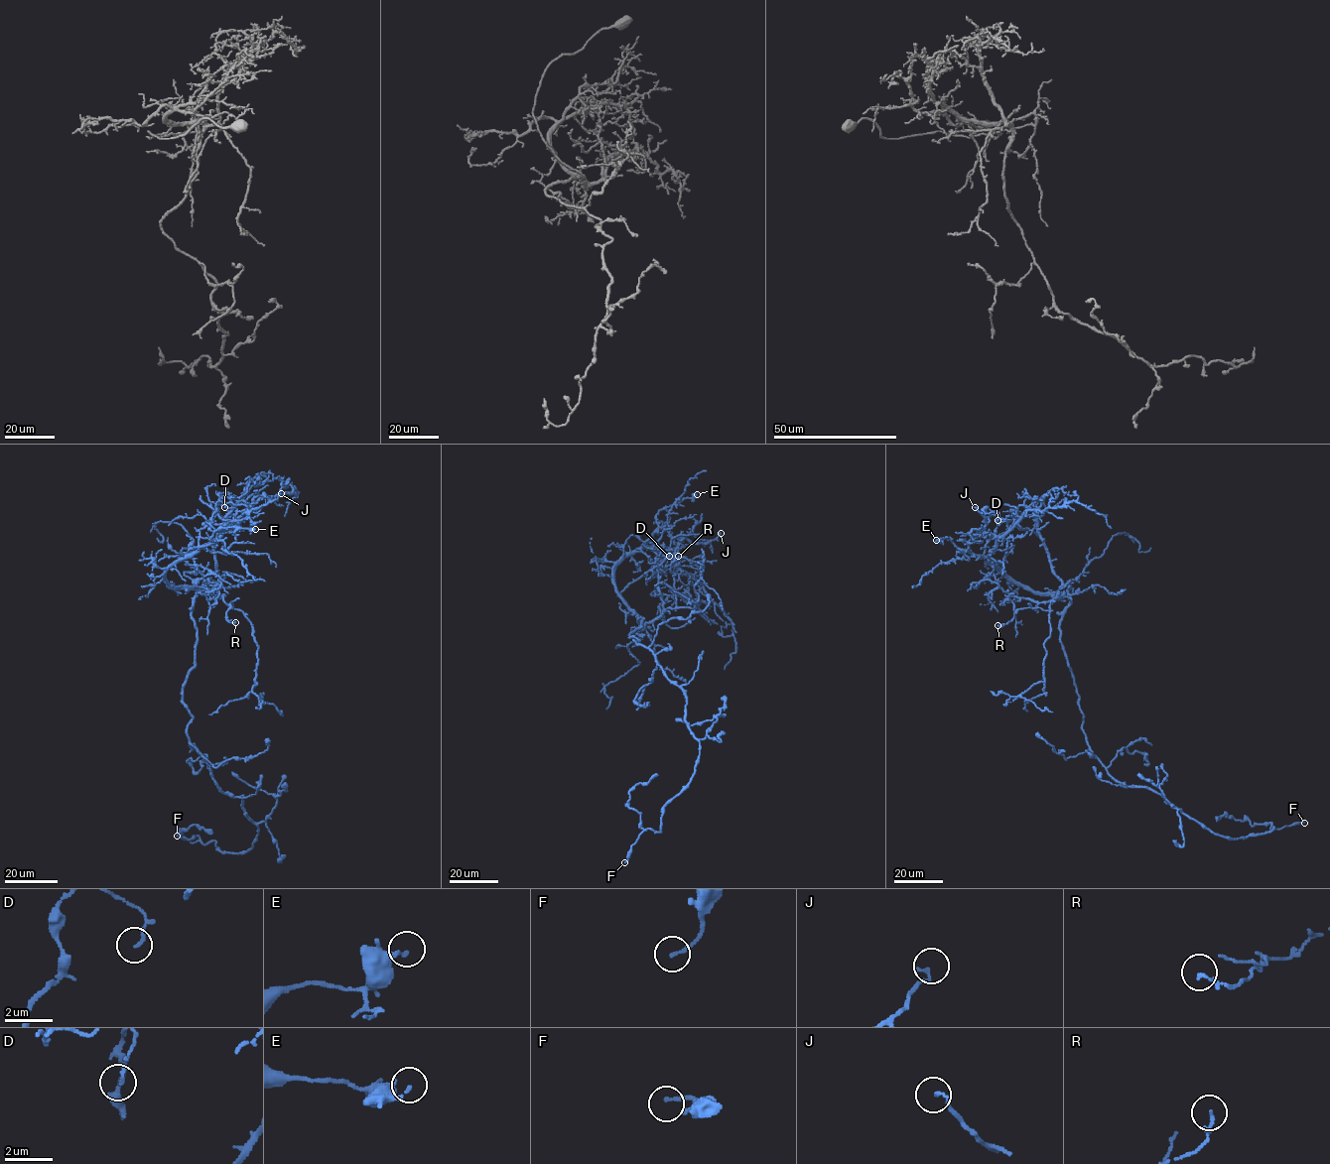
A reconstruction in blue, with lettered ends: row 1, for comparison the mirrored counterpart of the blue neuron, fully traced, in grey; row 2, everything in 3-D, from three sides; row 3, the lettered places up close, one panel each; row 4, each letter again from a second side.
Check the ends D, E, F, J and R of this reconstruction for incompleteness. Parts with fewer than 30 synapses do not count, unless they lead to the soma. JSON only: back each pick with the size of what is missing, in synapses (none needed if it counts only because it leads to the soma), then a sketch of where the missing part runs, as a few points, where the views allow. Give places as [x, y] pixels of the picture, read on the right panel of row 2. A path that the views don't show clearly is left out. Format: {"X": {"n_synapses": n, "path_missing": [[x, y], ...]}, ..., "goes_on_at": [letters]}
{"goes_on_at": []}

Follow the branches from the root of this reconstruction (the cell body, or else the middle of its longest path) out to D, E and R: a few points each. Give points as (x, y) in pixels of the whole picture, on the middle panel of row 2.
D: (629, 637), (643, 618), (642, 628), (617, 591), (614, 568), (645, 542), (669, 556)
E: (629, 637), (643, 618), (642, 628), (617, 591), (614, 568), (645, 544), (660, 510), (697, 494)
R: (629, 637), (640, 626), (640, 618), (642, 628), (665, 608), (676, 606), (674, 574), (670, 569), (678, 556)

